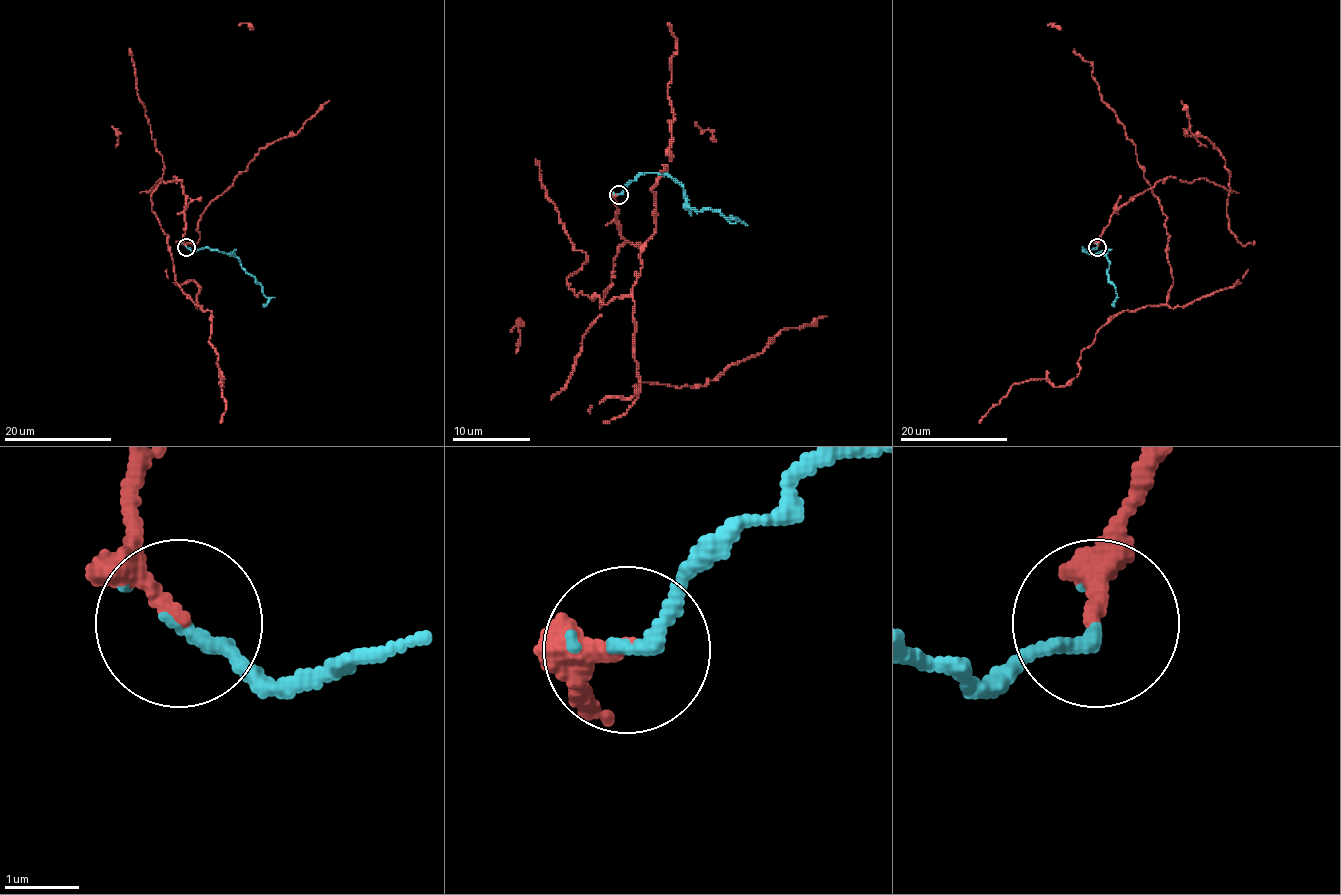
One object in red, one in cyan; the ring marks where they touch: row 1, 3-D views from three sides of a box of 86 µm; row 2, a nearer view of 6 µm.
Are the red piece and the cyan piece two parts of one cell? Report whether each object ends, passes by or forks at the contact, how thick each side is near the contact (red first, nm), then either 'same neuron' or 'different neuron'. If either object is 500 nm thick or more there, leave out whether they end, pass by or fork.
red ends there; cyan ends there; 240 nm thick on the red side, 200 nm on the other; same neuron

